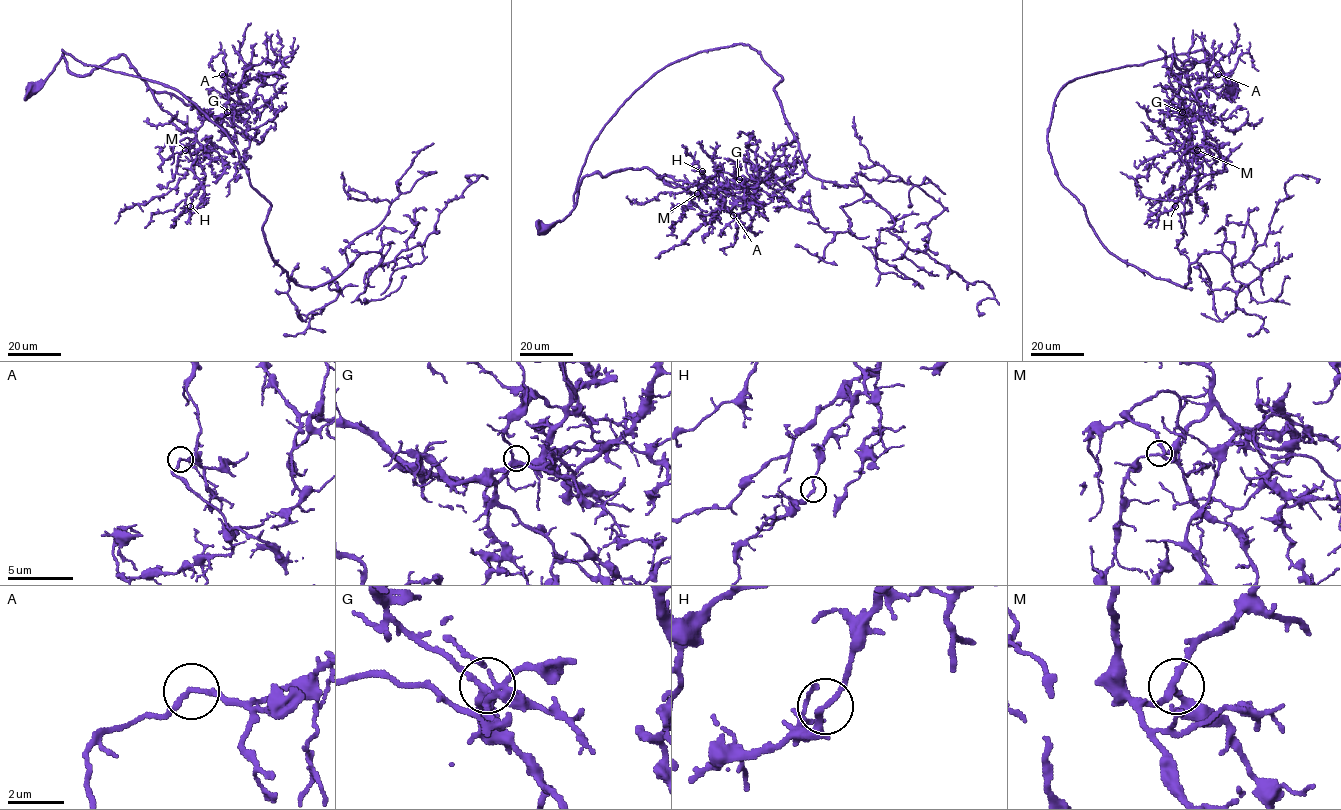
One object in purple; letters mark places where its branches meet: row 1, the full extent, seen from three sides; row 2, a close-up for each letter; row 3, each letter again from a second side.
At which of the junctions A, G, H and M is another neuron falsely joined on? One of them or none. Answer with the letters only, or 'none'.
none

